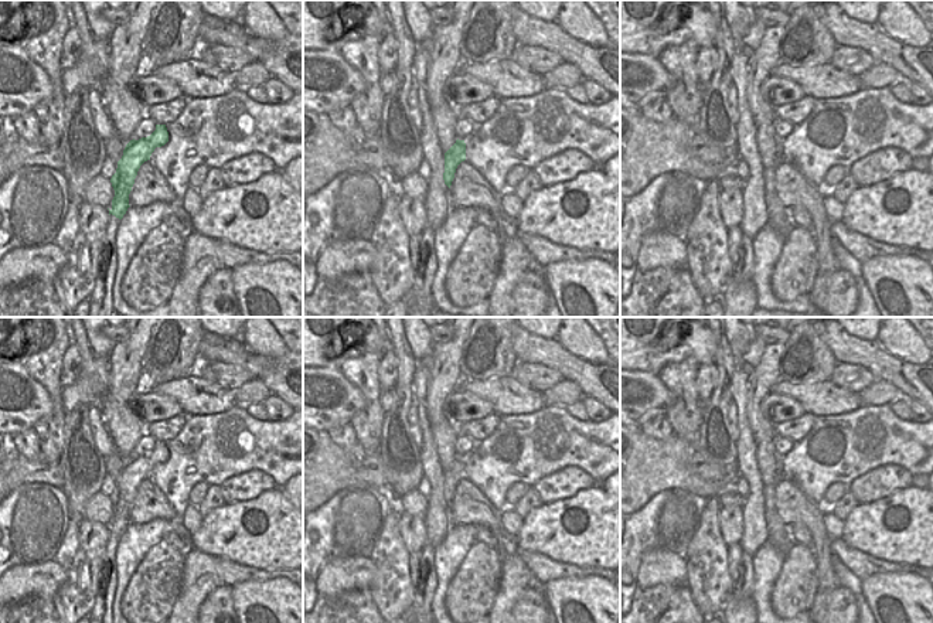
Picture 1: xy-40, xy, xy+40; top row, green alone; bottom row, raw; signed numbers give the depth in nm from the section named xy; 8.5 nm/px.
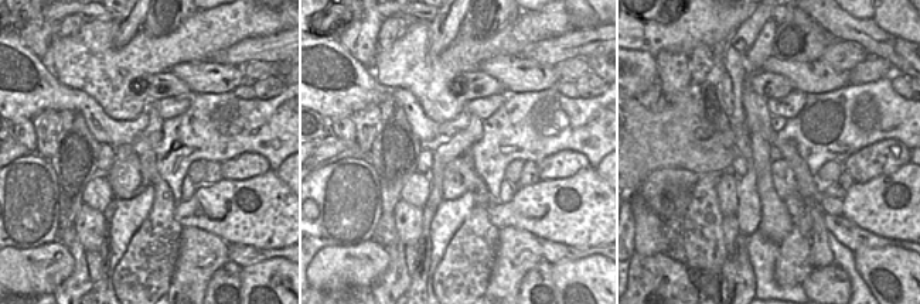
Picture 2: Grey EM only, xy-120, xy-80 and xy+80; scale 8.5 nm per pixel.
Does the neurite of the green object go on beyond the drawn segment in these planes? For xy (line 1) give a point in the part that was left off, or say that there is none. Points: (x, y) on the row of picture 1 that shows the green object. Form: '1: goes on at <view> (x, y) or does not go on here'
1: does not go on here

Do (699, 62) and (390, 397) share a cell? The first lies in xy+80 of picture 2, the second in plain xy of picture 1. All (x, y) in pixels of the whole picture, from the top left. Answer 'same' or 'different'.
different

